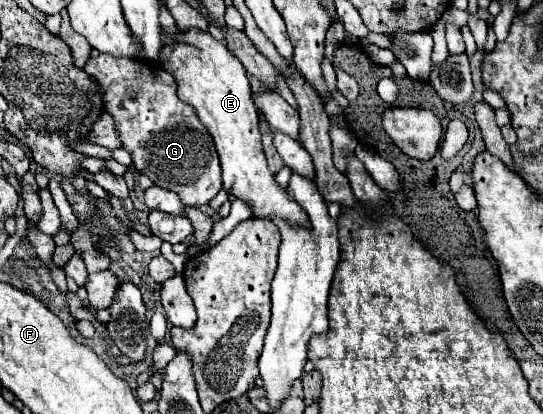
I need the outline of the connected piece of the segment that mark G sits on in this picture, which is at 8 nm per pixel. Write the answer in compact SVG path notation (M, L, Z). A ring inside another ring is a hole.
M100 54L84 66L102 88L106 112L114 118L122 148L132 154L134 168L156 186L178 194L186 206L208 204L222 188L220 160L212 136L198 120L196 110L176 96L176 80L160 64Z

